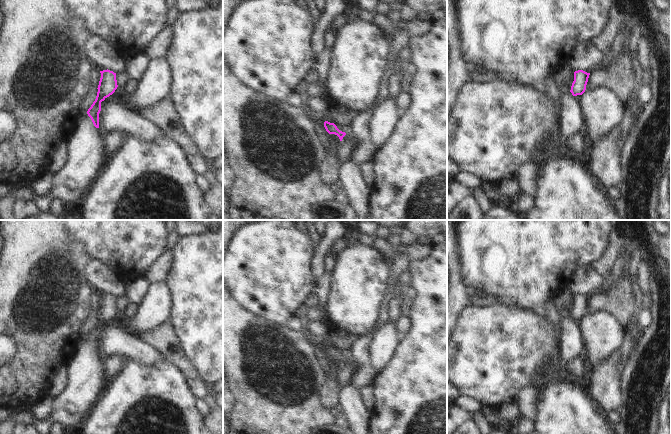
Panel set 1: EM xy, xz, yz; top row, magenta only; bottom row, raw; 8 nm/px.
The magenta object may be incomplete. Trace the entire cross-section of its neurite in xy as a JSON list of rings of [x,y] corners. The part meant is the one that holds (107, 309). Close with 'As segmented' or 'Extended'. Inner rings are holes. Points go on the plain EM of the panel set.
[[[110,294],[100,295],[101,302],[98,309],[98,316],[95,325],[88,333],[87,338],[91,342],[94,350],[99,352],[99,337],[101,335],[101,326],[112,319],[117,313],[116,297]]]. As segmented

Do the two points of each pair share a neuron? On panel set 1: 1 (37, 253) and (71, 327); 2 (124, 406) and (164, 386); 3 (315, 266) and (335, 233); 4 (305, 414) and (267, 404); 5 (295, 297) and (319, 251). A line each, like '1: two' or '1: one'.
1: one
2: one
3: one
4: one
5: two

